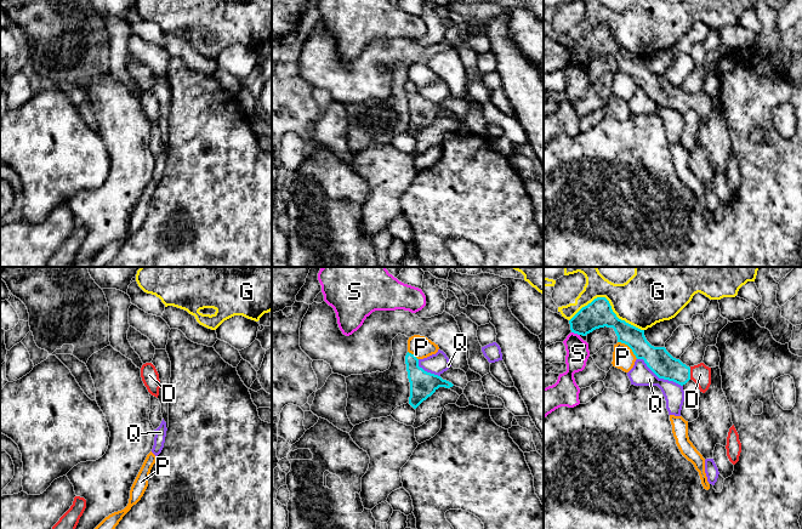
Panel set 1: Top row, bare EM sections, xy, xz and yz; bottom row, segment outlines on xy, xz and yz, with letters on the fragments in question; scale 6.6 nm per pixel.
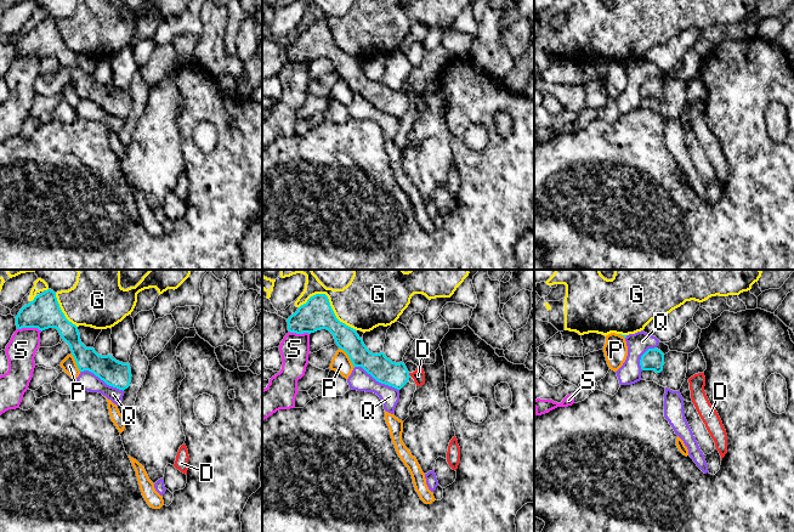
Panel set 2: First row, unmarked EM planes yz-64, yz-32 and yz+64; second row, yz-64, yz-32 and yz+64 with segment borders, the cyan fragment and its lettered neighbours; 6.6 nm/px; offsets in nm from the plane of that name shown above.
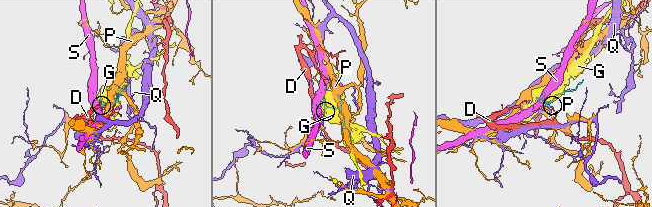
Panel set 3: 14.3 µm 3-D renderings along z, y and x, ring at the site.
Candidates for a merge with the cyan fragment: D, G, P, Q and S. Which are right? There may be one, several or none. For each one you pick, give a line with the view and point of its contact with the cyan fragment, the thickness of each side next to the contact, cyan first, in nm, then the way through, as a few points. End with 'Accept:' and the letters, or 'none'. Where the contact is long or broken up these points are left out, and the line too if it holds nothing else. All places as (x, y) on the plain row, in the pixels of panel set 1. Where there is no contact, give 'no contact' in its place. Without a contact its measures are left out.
D: meets cyan in yz at (689, 102); 170 nm thick on the cyan side, 140 nm on the other; runs through yz (658, 87), (667, 96), (689, 102), (700, 102)
Accept: D

